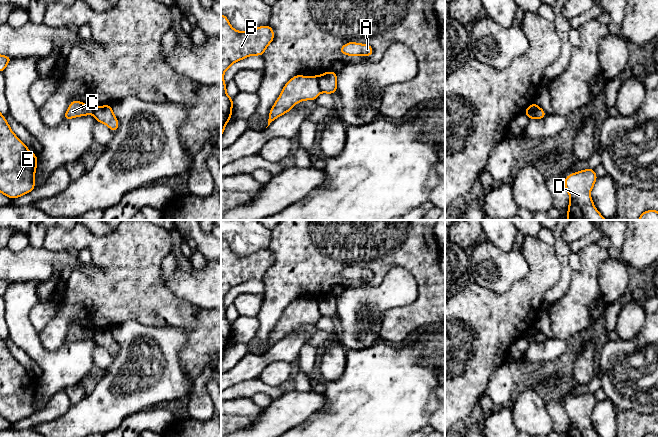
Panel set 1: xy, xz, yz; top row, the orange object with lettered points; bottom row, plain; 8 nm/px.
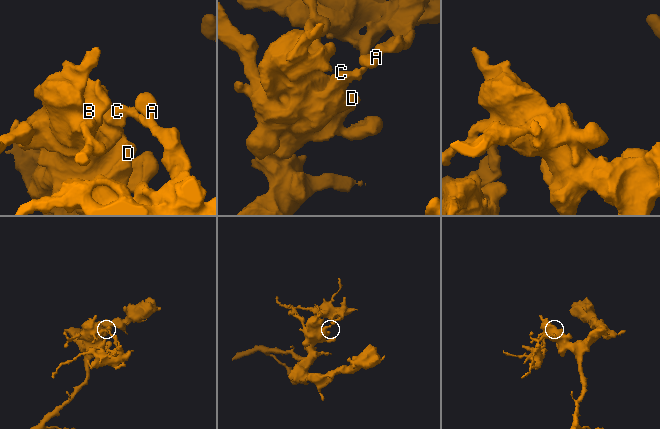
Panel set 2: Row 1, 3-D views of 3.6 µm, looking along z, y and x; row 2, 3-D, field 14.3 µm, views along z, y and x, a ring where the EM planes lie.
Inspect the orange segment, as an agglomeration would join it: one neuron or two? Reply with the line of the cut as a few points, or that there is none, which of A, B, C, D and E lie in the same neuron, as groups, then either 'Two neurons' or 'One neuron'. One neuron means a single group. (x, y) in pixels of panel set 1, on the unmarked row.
Split along xz (316, 300), (319, 312), (322, 315). Groups: A / B C D E. Two neurons

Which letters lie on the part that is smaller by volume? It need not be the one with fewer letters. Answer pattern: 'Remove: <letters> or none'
Remove: A

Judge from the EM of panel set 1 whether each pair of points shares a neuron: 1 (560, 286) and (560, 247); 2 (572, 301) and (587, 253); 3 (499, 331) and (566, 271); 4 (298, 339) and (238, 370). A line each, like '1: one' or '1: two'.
1: one
2: one
3: two
4: one

